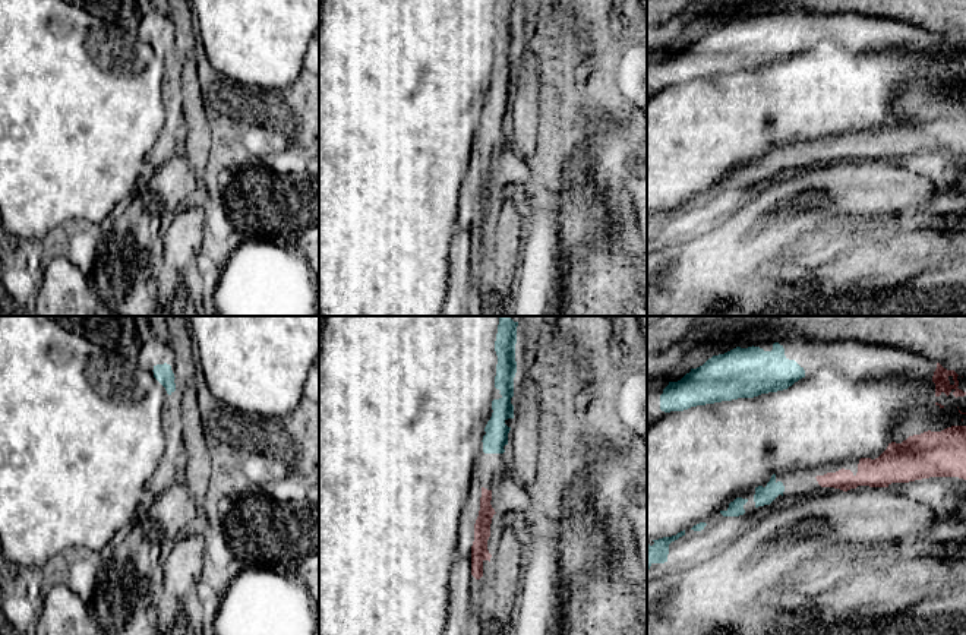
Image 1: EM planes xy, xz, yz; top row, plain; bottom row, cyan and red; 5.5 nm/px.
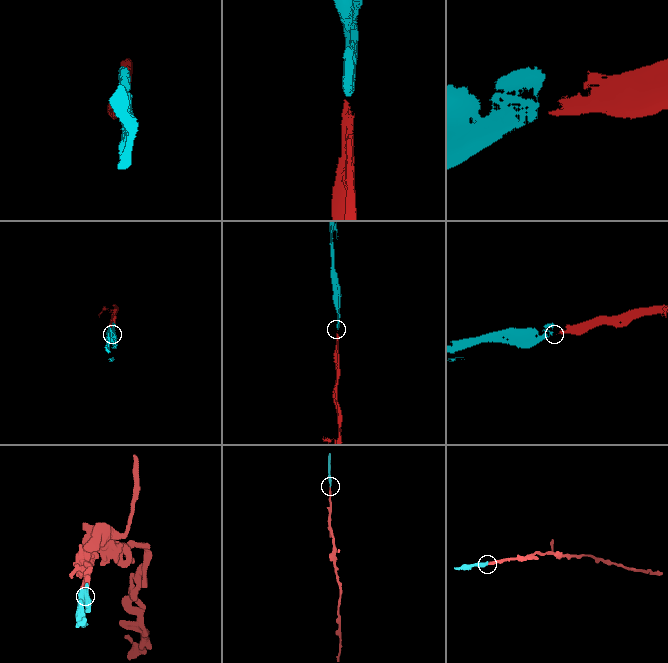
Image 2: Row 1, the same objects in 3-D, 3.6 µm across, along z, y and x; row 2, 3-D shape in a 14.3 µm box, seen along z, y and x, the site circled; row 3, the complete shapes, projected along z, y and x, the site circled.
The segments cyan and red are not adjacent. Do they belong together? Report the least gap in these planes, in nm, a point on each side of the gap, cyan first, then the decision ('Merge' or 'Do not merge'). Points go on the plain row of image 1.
Distance 180 nm. Across: yz (783, 158), (815, 149). Merge

